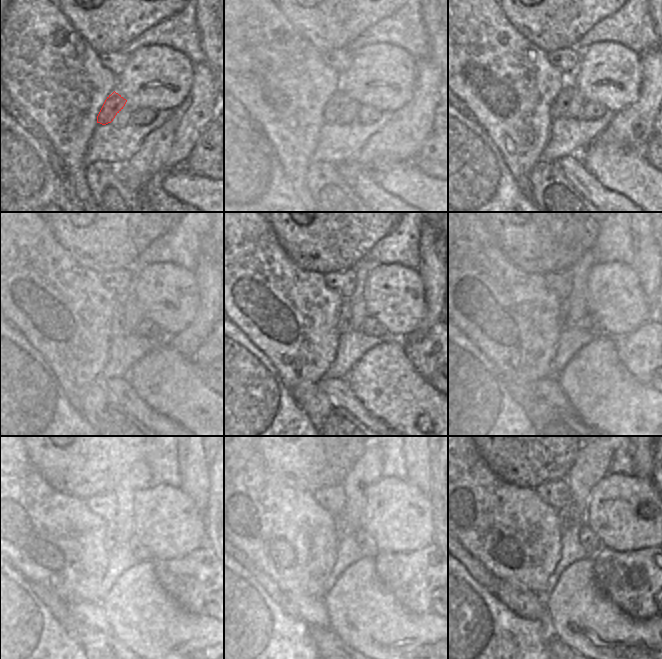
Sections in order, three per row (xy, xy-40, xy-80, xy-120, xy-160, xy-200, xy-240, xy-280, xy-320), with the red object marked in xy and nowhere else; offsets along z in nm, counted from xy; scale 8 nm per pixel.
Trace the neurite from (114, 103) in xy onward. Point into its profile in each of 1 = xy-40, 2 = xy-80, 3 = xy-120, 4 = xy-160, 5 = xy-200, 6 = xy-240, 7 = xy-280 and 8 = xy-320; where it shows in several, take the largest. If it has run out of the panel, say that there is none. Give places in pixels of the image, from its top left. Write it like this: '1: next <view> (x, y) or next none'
1: next xy-40 (336, 104)
2: next xy-80 (559, 108)
3: next xy-120 (118, 325)
4: next xy-160 (344, 319)
5: next xy-200 (565, 322)
6: next xy-240 (113, 531)
7: next xy-280 (343, 527)
8: next xy-320 (568, 516)

